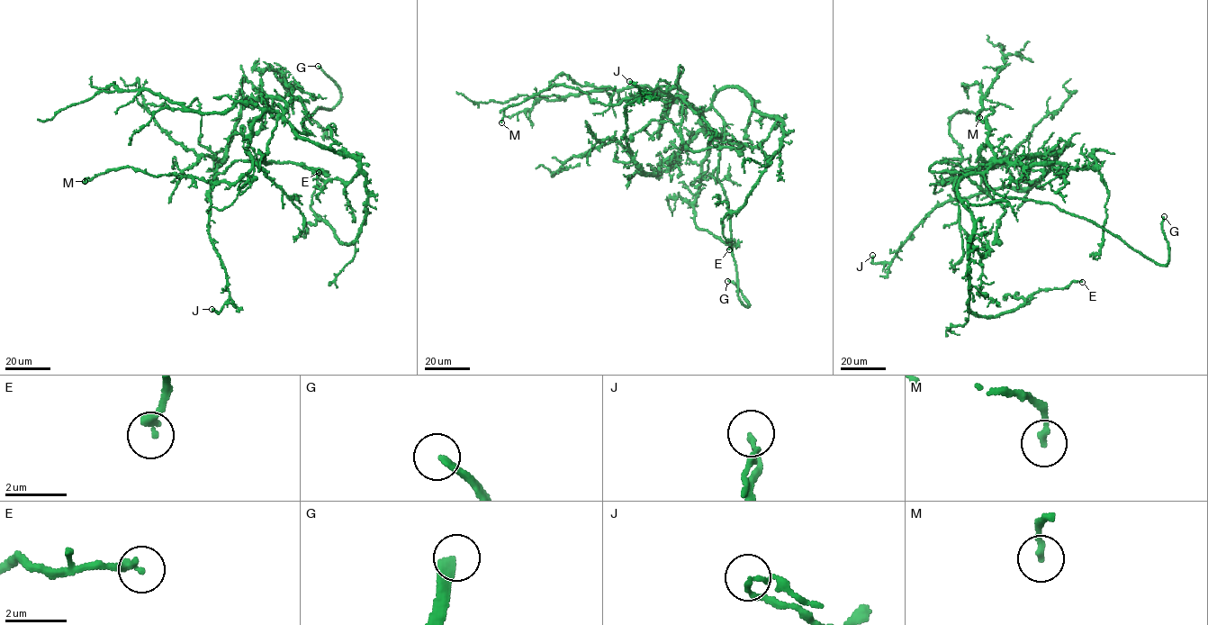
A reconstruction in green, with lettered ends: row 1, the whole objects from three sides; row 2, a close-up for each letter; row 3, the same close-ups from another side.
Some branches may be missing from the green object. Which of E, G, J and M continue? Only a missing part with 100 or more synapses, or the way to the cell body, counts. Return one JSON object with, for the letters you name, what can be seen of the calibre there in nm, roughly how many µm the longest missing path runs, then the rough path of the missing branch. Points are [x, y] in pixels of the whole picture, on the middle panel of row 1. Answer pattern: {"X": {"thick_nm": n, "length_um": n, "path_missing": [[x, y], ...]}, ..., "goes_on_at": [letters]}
{"G": {"thick_nm": 280, "length_um": 40, "path_missing": [[727, 281], [705, 265], [672, 256], [675, 252]]}, "goes_on_at": ["G"]}

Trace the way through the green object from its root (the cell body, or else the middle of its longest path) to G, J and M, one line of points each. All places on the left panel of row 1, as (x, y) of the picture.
G: (283, 115), (298, 131), (306, 134), (302, 118), (318, 107), (330, 109), (339, 100), (338, 85), (318, 66)
J: (283, 115), (284, 103), (275, 96), (244, 100), (213, 177), (209, 238), (229, 294), (219, 312), (211, 309)
M: (283, 115), (265, 110), (256, 121), (247, 150), (252, 167), (234, 183), (153, 176), (128, 167), (85, 181)

